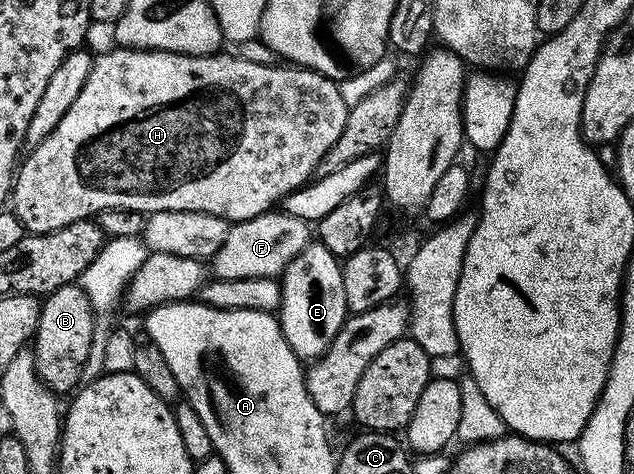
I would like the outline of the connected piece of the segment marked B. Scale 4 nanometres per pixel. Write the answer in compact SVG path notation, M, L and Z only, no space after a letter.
M80 284L63 285L43 298L38 327L30 348L38 379L42 379L46 388L57 395L71 394L84 381L84 368L95 330L94 310Z

